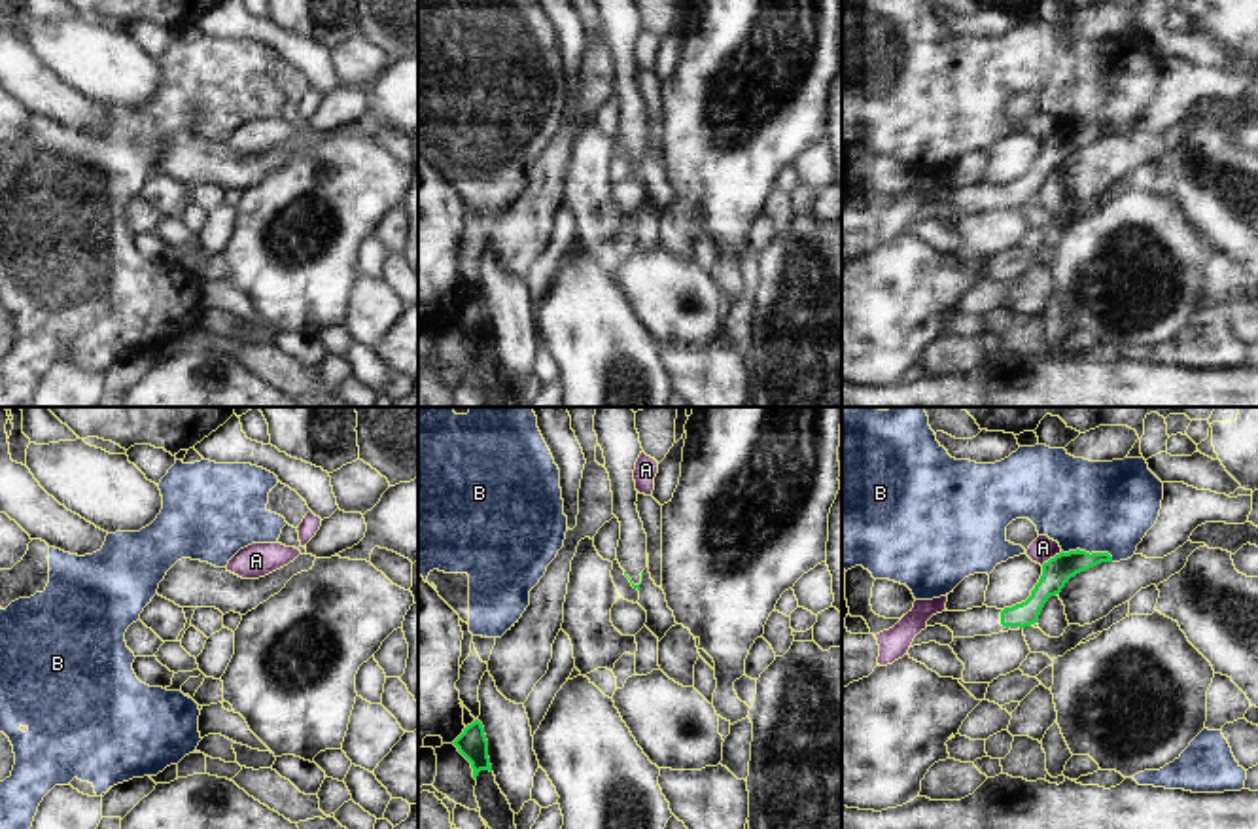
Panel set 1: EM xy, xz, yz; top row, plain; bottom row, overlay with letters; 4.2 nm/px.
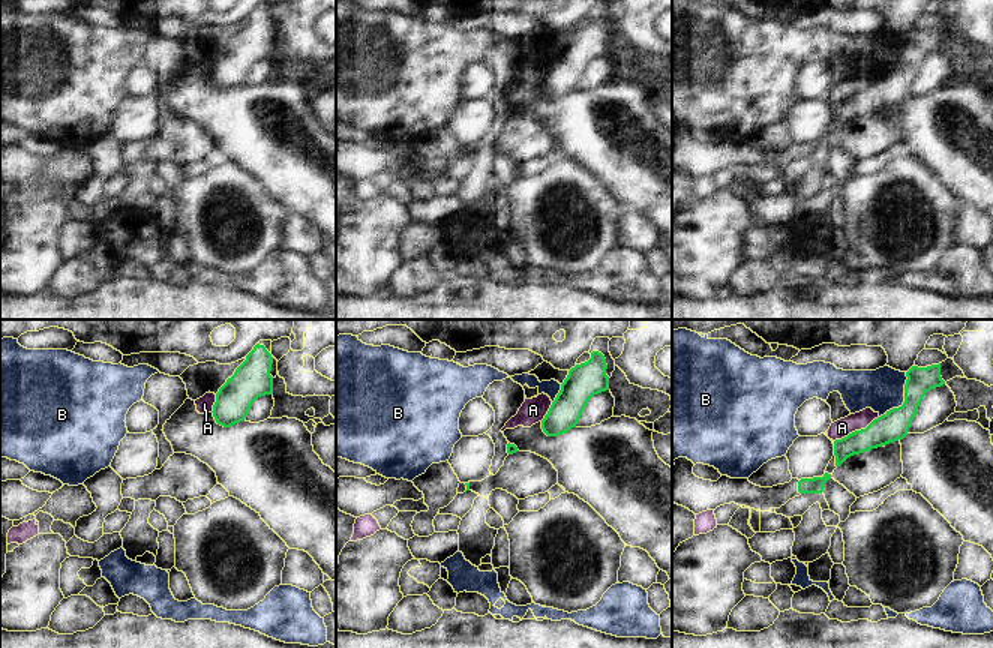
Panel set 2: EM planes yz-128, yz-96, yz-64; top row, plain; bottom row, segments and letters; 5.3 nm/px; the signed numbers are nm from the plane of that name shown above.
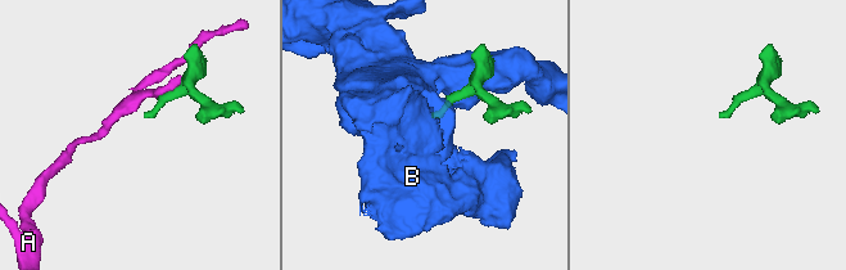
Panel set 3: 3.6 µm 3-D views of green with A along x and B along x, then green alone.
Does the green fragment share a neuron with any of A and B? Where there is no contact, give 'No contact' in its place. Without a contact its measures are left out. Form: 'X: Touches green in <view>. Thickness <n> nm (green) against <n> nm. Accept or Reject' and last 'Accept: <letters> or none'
A: Touches green in yz. Thickness 120 nm (green) against 100 nm. Reject
B: Touches green in yz. Thickness 120 nm (green) against 380 nm. Reject
Accept: none.

